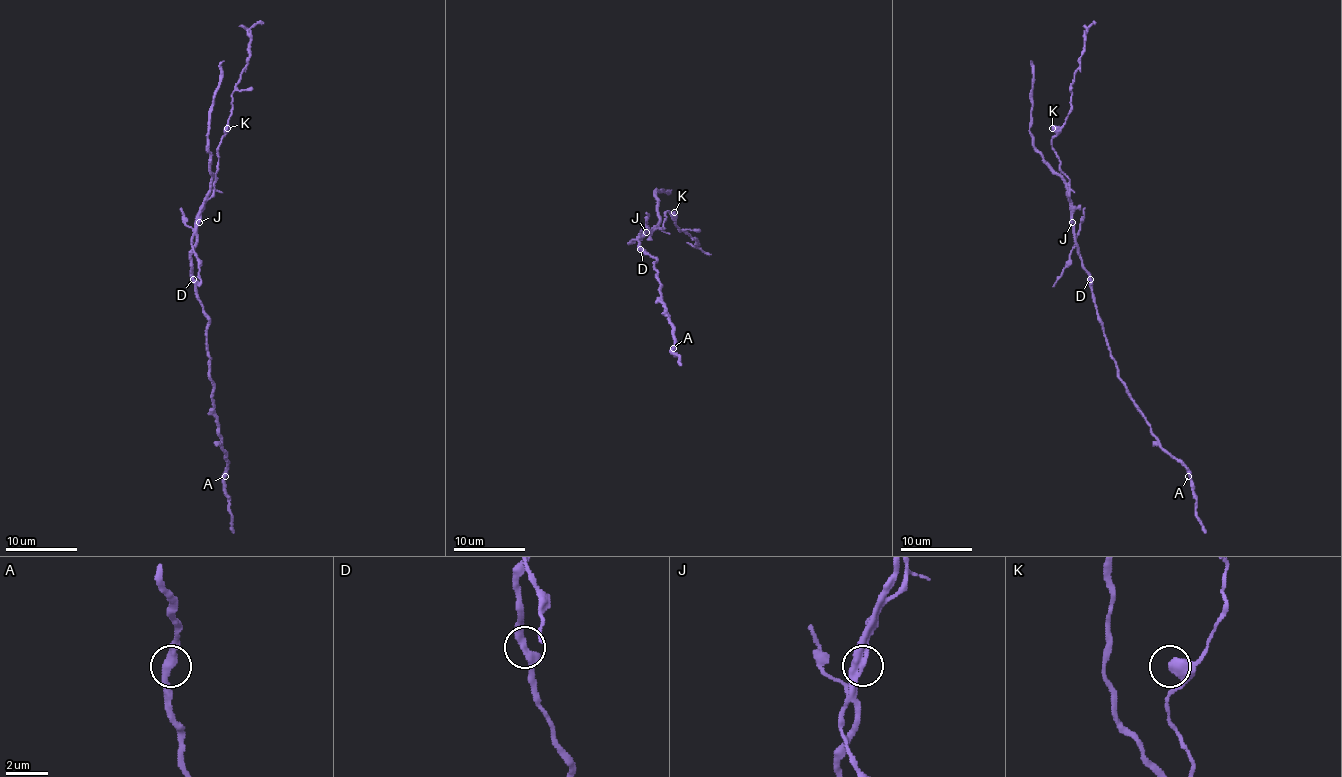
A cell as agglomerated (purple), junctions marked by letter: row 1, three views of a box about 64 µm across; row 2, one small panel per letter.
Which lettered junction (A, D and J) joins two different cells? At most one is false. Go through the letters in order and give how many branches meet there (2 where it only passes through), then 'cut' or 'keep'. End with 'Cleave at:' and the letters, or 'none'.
A: 2 branches meet; keep
D: 2 branches meet; keep
J: 2 branches meet; cut
Cleave at: J

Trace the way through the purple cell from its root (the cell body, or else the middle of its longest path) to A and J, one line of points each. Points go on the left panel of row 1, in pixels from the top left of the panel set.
A: (191, 279), (202, 313), (209, 322), (209, 379), (213, 384), (213, 413), (220, 445), (225, 452), (225, 476)
J: (191, 279), (191, 254), (196, 241), (198, 221)

